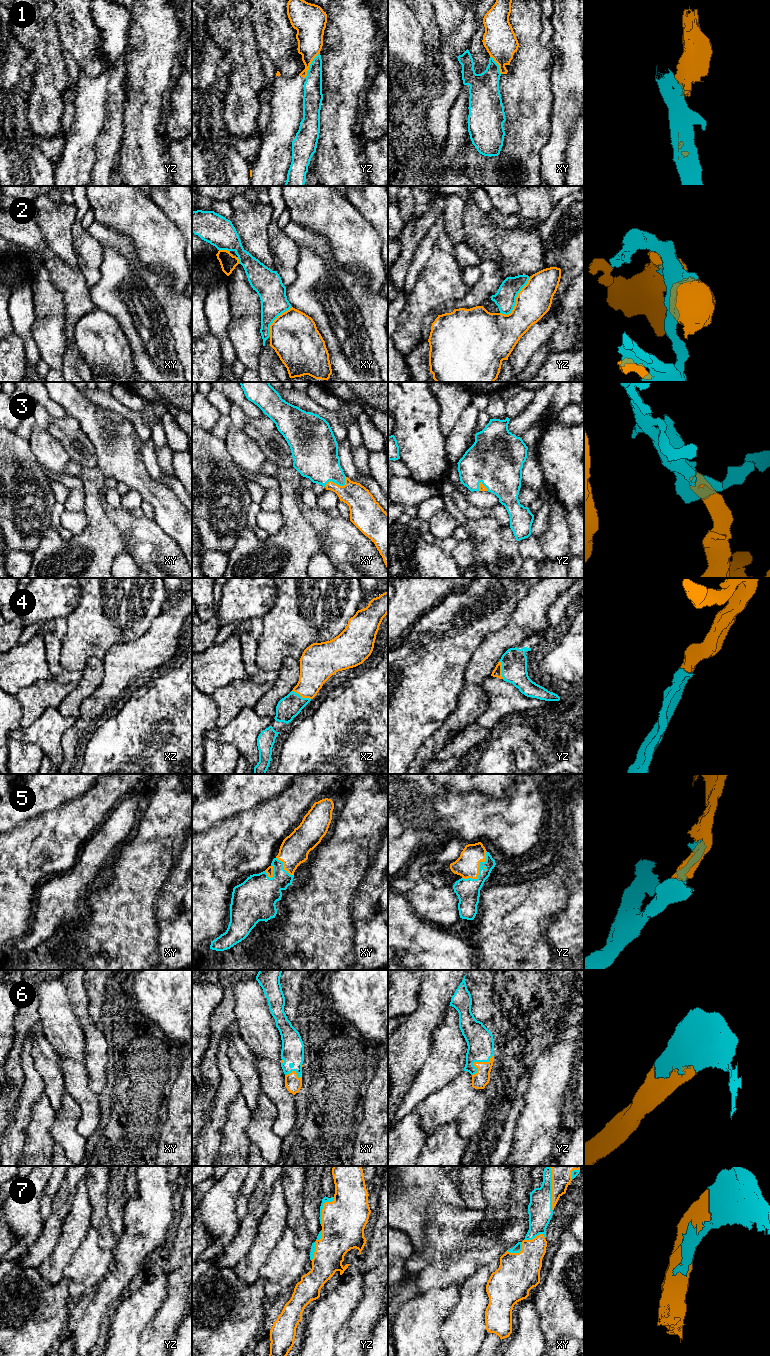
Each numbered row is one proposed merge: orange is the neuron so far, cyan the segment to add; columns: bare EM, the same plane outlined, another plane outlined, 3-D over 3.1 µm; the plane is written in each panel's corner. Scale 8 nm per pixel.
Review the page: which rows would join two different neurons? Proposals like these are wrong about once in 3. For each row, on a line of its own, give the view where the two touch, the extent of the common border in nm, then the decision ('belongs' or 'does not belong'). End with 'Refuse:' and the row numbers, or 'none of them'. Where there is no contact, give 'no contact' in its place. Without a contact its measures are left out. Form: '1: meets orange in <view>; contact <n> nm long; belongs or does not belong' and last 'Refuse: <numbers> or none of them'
1: meets orange in yz; contact 240 nm long; does not belong
2: meets orange in yz; contact 380 nm long; does not belong
3: meets orange in xy; contact 190 nm long; belongs
4: meets orange in xz; contact 170 nm long; belongs
5: meets orange in yz; contact 300 nm long; belongs
6: meets orange in yz; contact 240 nm long; belongs
7: meets orange in xy; contact 360 nm long; belongs
Refuse: 1, 2

